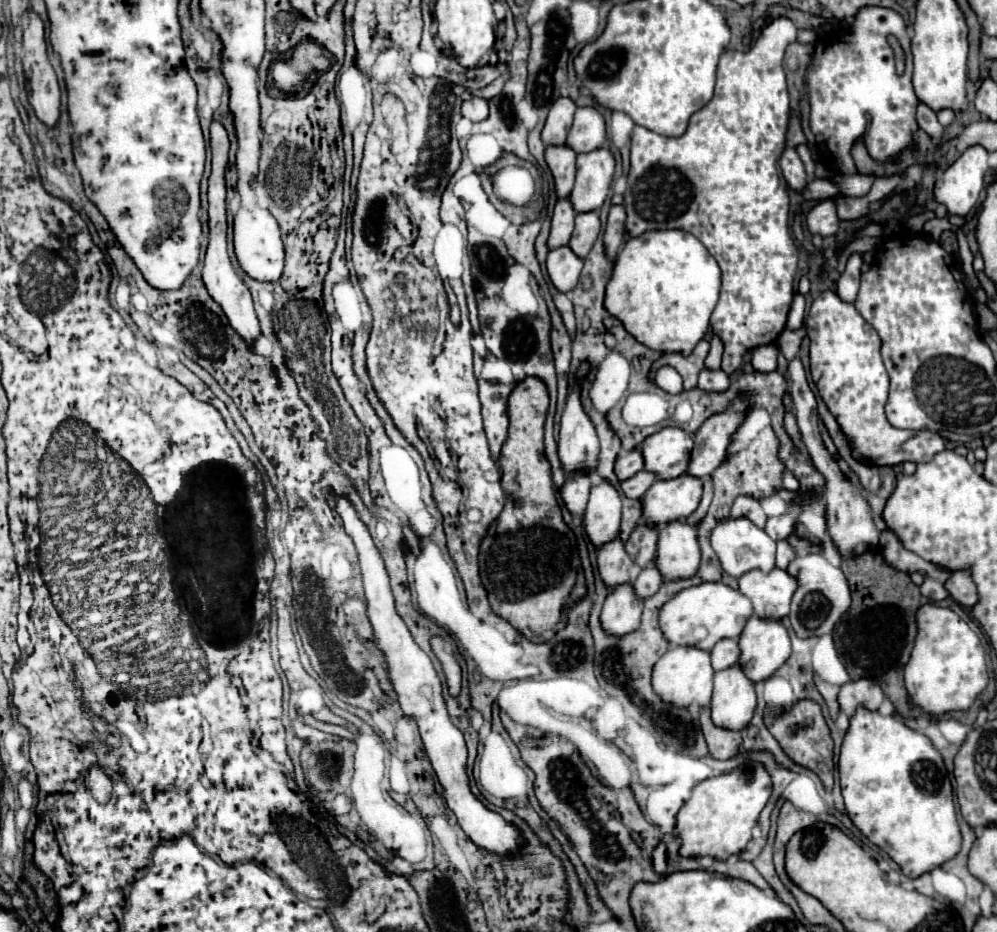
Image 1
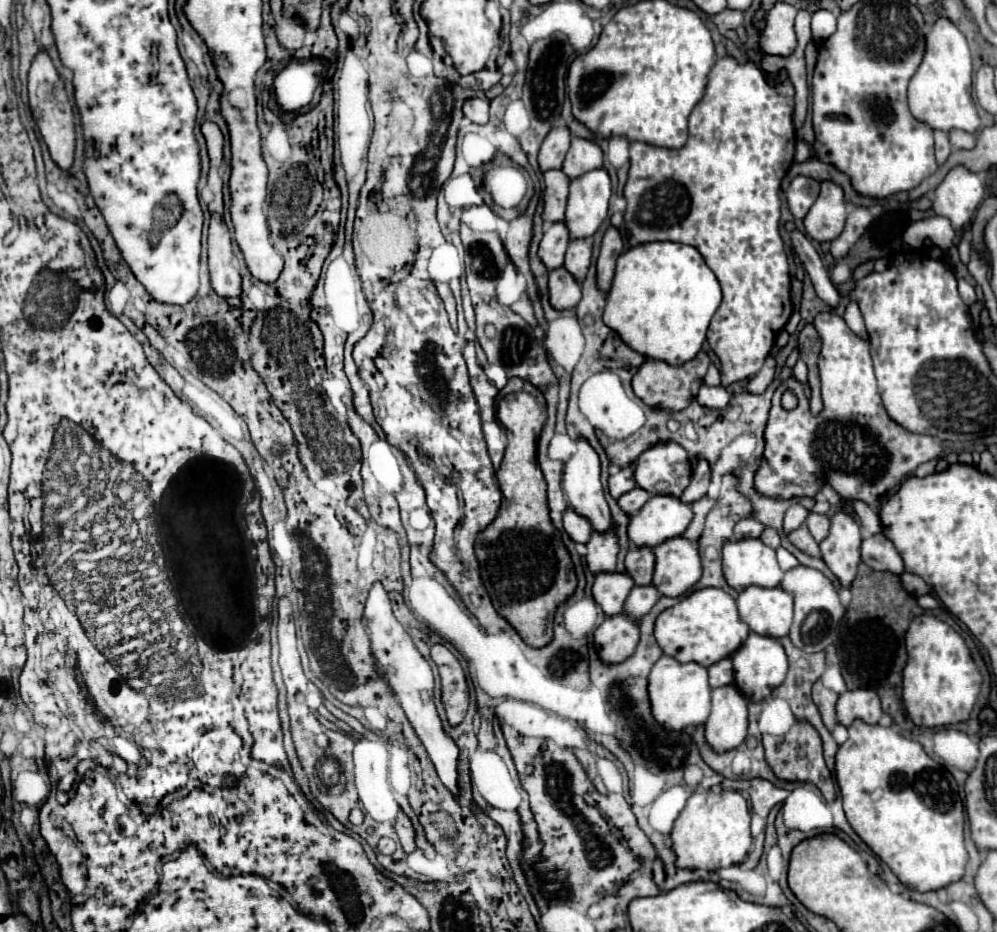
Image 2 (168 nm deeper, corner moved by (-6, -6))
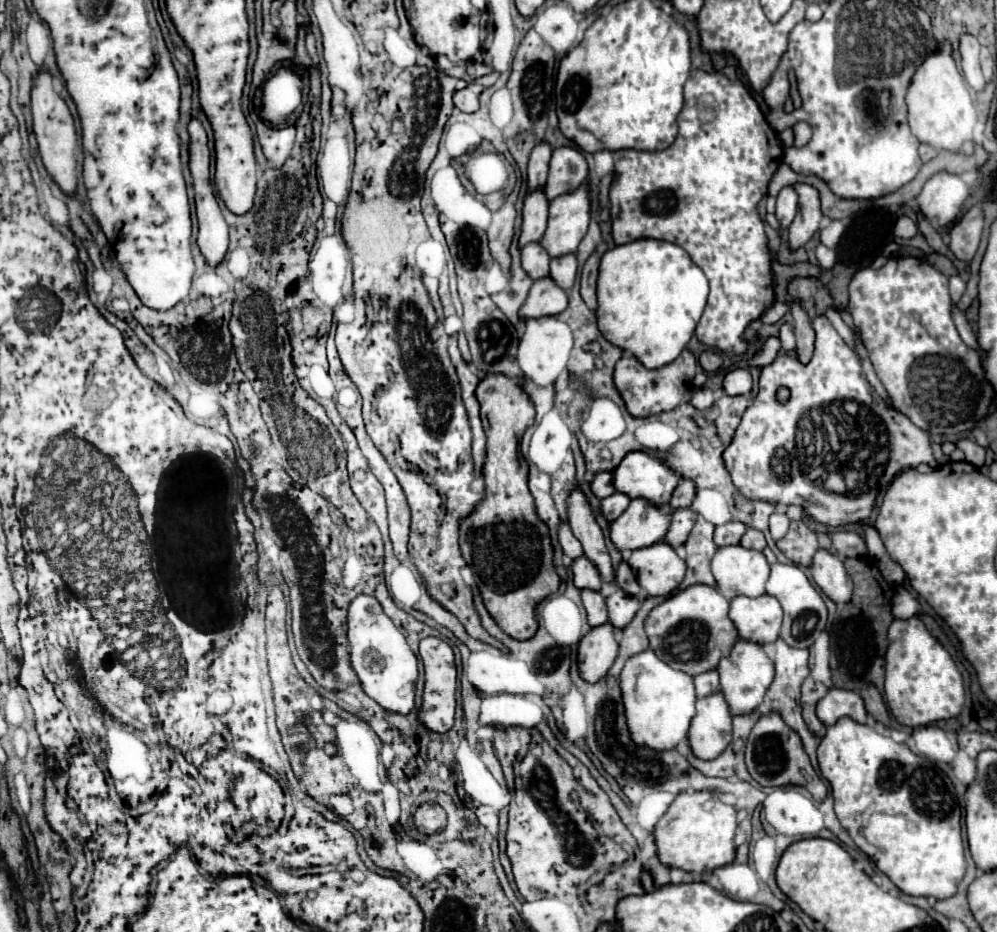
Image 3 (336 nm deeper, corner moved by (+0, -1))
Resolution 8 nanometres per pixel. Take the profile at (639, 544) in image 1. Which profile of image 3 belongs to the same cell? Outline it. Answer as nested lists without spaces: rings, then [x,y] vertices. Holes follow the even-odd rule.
[[[620,563],[620,567],[618,567],[618,571],[616,571],[616,583],[618,583],[618,587],[624,591],[624,593],[628,593],[630,597],[640,597],[640,585],[636,583],[636,577],[634,577],[634,573],[632,573],[632,569],[628,567],[628,563]]]

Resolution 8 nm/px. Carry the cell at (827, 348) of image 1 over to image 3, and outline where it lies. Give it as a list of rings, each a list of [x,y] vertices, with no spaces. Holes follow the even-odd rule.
[[[822,315],[812,321],[812,327],[816,333],[816,341],[814,341],[814,355],[808,363],[800,363],[796,355],[784,353],[782,357],[776,357],[770,365],[762,369],[758,395],[754,403],[744,411],[742,421],[730,445],[722,453],[722,461],[732,477],[732,483],[744,497],[776,505],[778,503],[802,505],[804,515],[808,515],[810,519],[822,525],[838,527],[842,523],[848,525],[848,523],[866,521],[868,513],[874,509],[874,501],[880,489],[890,485],[892,477],[898,471],[918,467],[920,463],[936,467],[936,461],[932,457],[928,433],[912,425],[908,417],[904,417],[900,411],[892,409],[888,403],[884,403],[878,397],[878,393],[868,383],[856,353],[842,341],[832,323]],[[810,369],[816,373],[814,379],[810,377]],[[780,387],[786,387],[790,391],[786,403],[780,403],[776,399],[776,391]],[[814,405],[816,405],[816,427],[802,427],[802,417],[810,417]],[[776,451],[780,455],[786,455],[786,463],[790,465],[786,477],[790,479],[782,479],[772,471],[770,463]]]

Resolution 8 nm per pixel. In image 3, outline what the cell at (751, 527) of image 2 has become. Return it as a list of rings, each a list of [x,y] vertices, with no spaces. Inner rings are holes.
[[[730,521],[730,523],[724,523],[724,525],[718,525],[716,527],[716,533],[714,533],[714,541],[718,547],[726,547],[726,545],[738,545],[742,535],[746,533],[746,527],[738,521]]]

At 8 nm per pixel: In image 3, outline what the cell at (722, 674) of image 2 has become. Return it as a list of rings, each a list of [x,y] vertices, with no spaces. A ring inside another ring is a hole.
[[[706,671],[694,677],[694,685],[696,685],[696,697],[708,697],[712,693],[716,693],[720,689],[720,681],[718,681],[718,673],[716,671]]]

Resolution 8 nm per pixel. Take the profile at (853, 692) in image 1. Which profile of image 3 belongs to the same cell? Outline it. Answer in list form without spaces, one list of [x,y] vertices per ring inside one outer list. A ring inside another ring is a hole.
[[[832,687],[826,697],[822,697],[816,705],[816,715],[824,725],[834,725],[840,717],[852,717],[856,723],[866,723],[864,701],[858,693]]]

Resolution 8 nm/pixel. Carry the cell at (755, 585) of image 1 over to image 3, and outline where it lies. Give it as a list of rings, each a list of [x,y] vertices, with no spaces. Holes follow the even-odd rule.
[[[740,595],[730,601],[730,619],[736,625],[740,639],[766,645],[778,639],[782,607],[772,595],[760,595],[756,599]]]

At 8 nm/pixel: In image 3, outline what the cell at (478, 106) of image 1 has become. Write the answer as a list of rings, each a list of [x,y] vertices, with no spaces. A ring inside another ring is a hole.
[[[470,87],[460,89],[454,93],[454,105],[464,113],[474,113],[478,111],[478,93],[472,91]]]

